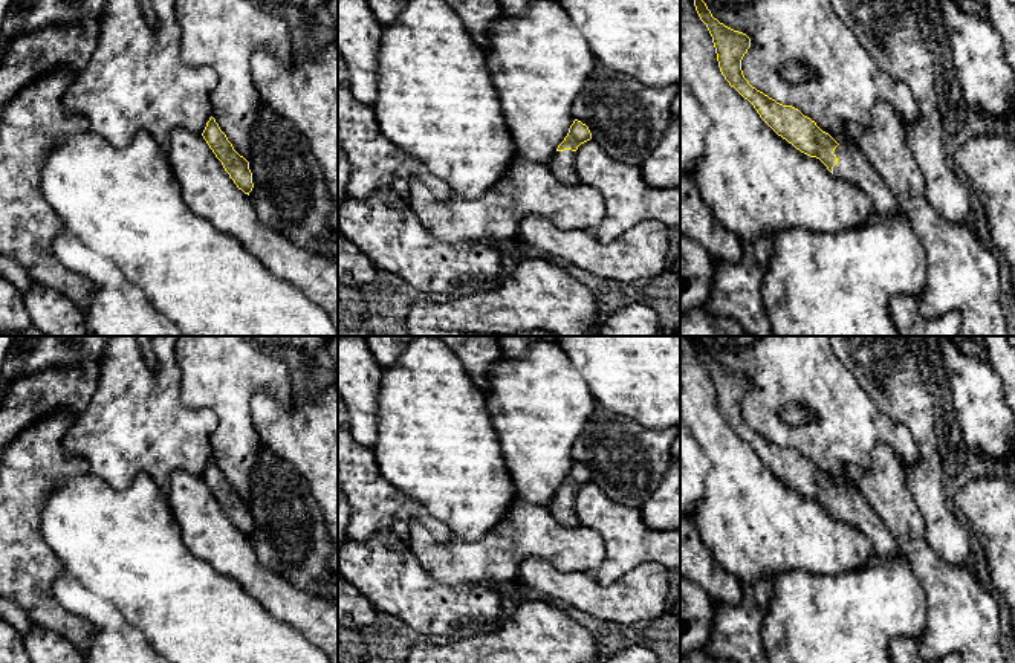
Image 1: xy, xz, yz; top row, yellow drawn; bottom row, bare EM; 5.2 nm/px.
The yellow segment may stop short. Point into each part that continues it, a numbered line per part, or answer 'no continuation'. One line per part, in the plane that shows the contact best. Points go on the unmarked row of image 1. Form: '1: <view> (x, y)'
1: yz (852, 509)

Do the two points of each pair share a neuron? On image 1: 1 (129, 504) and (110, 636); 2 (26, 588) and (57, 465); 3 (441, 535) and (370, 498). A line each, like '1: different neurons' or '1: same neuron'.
1: different neurons
2: same neuron
3: same neuron

